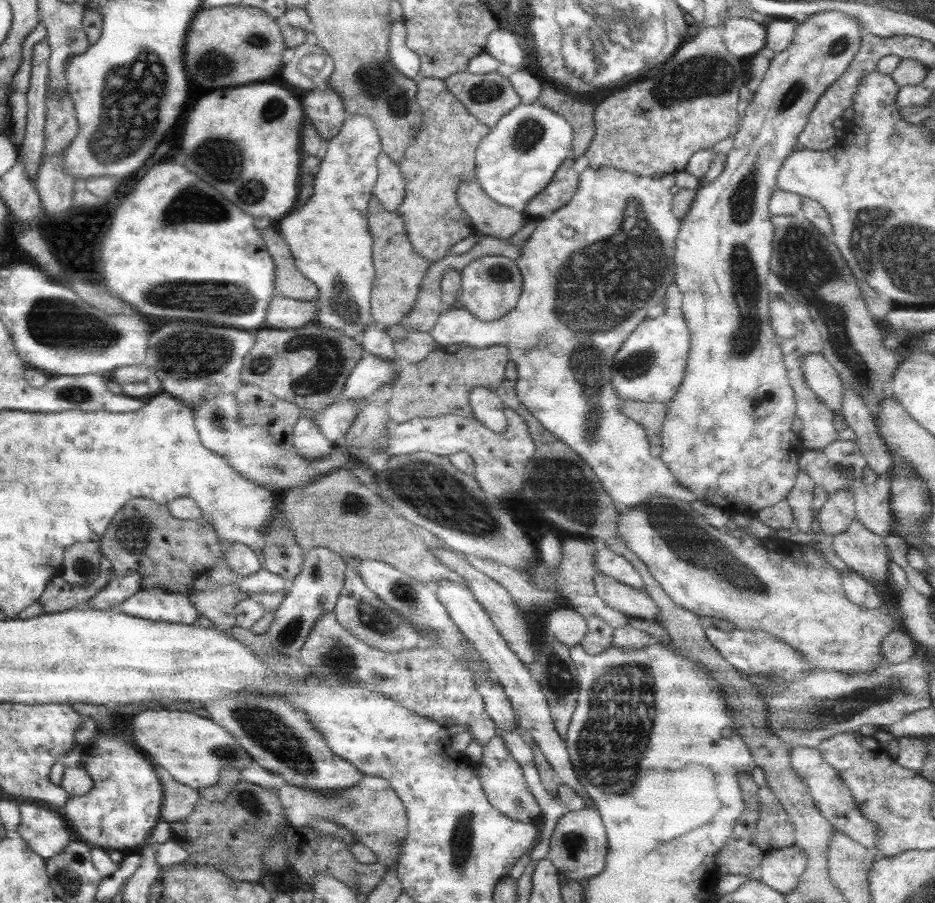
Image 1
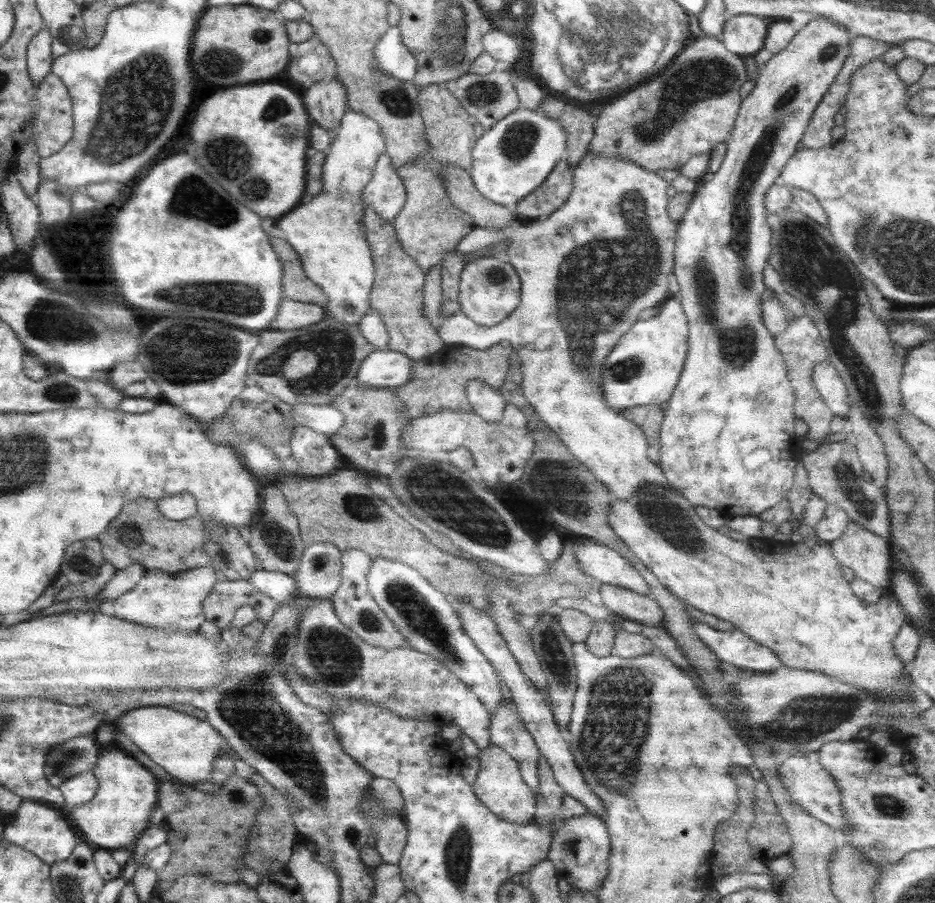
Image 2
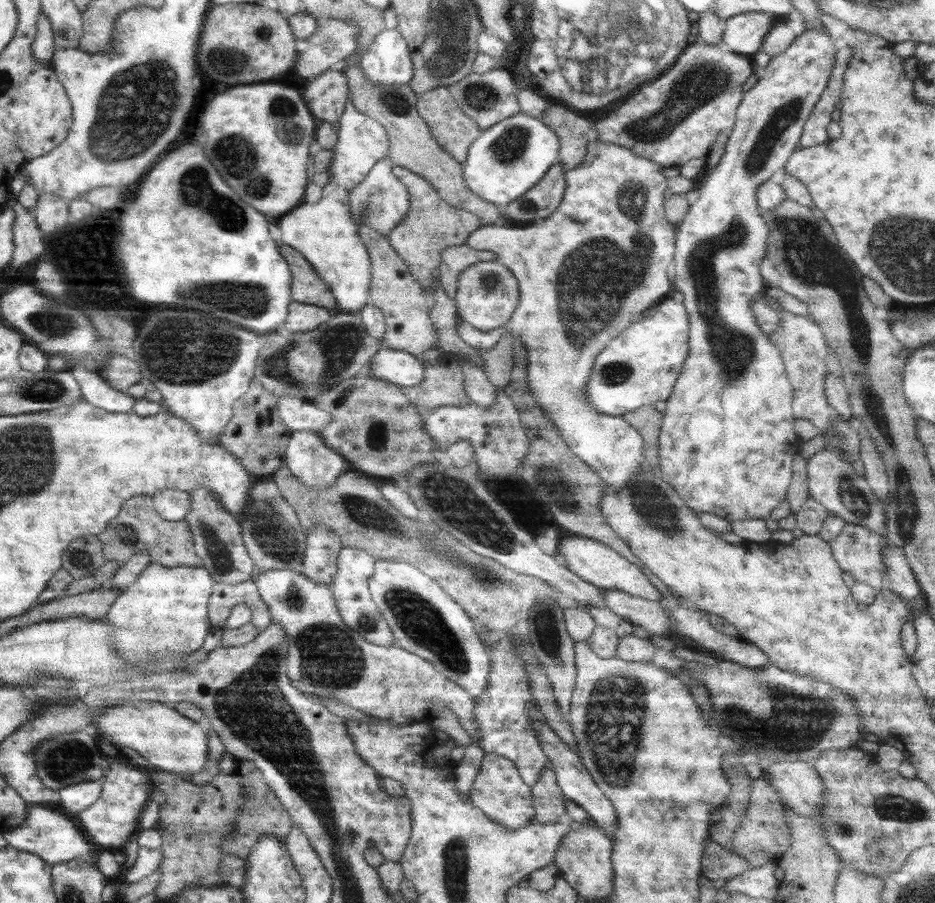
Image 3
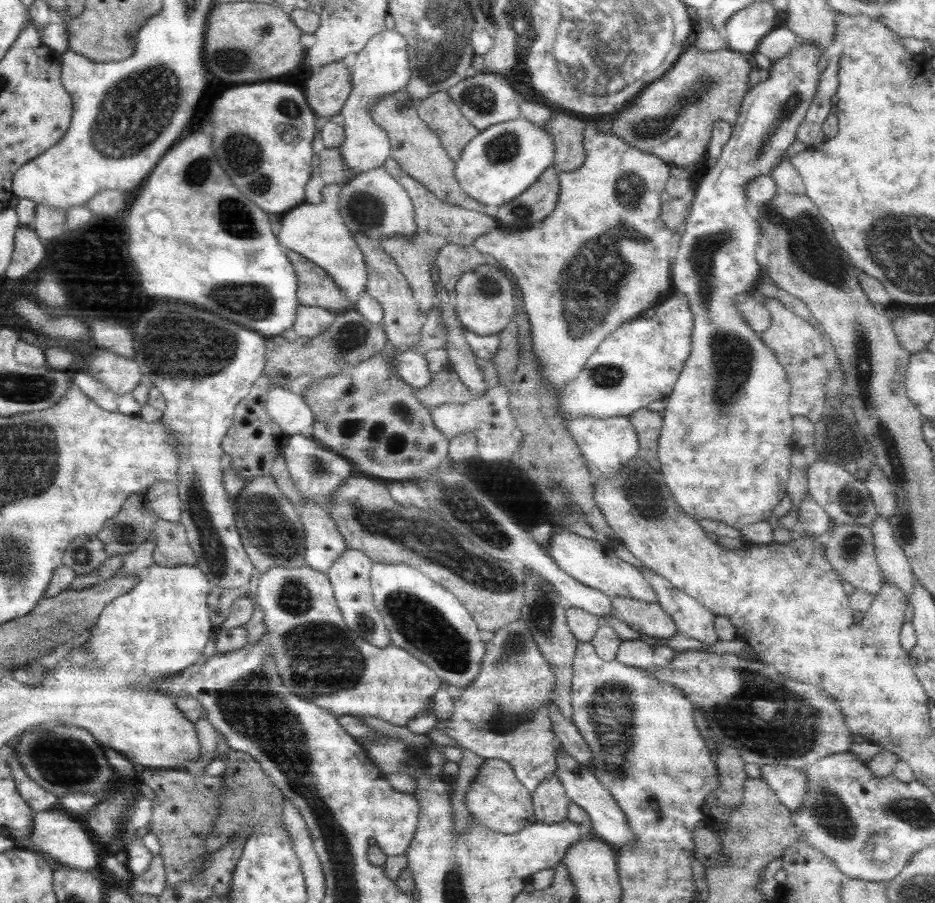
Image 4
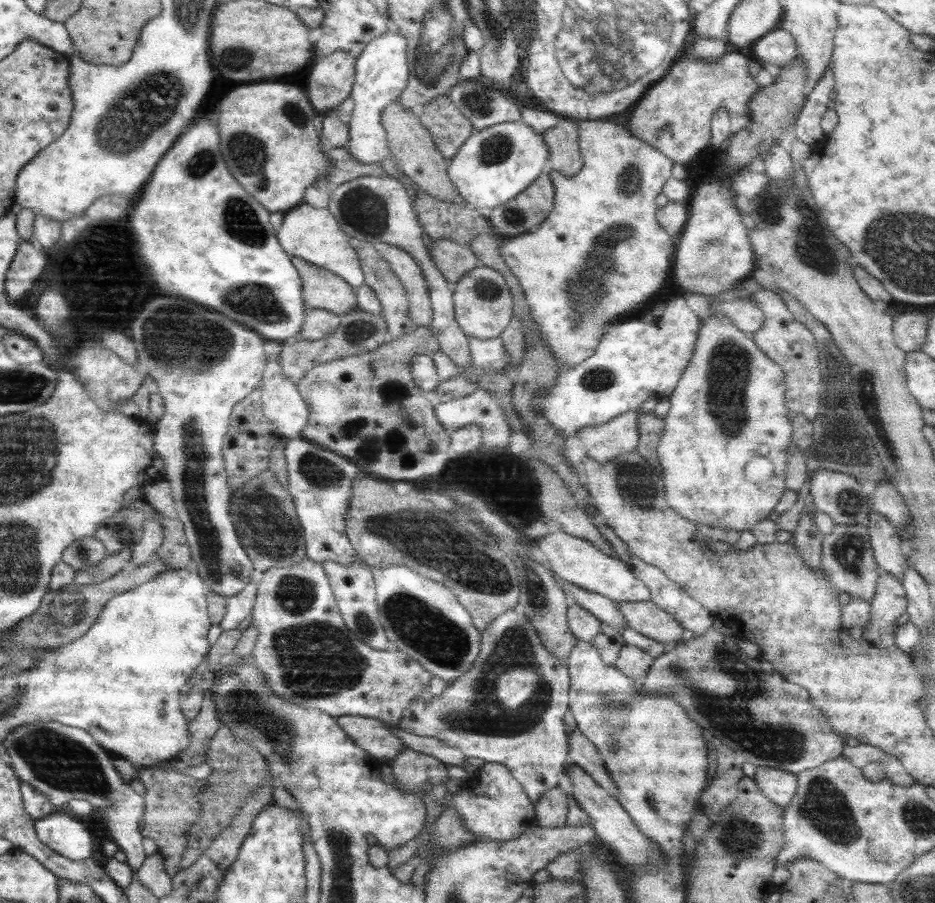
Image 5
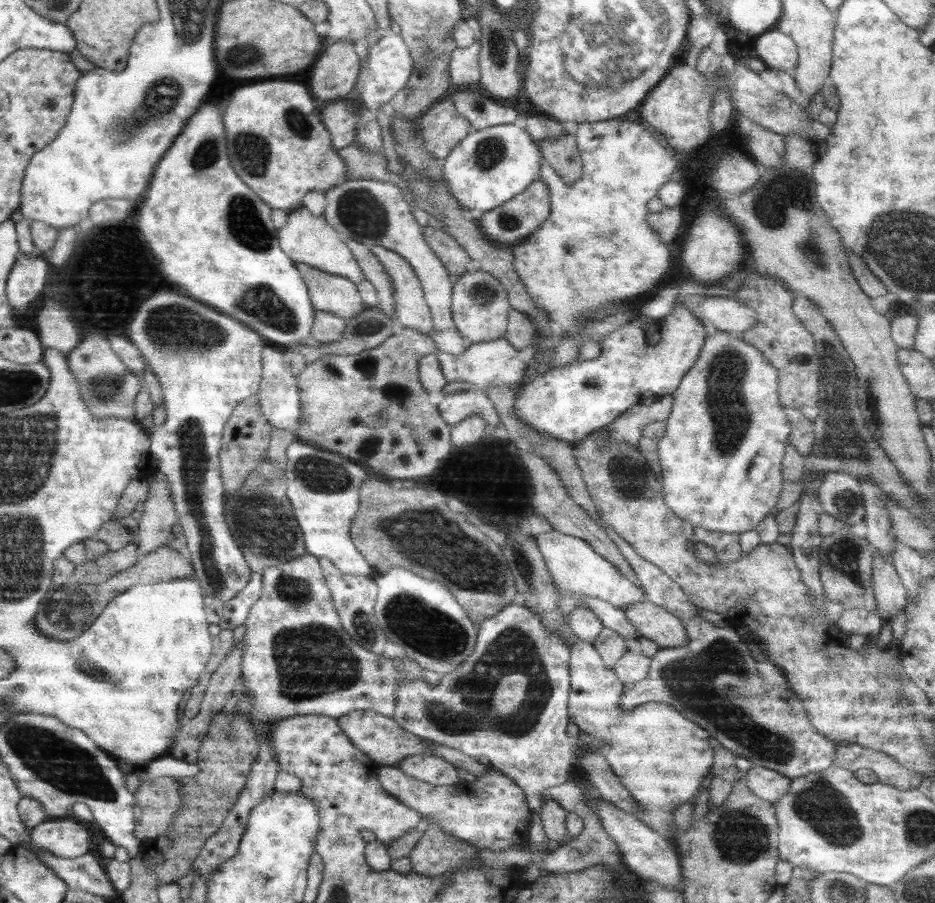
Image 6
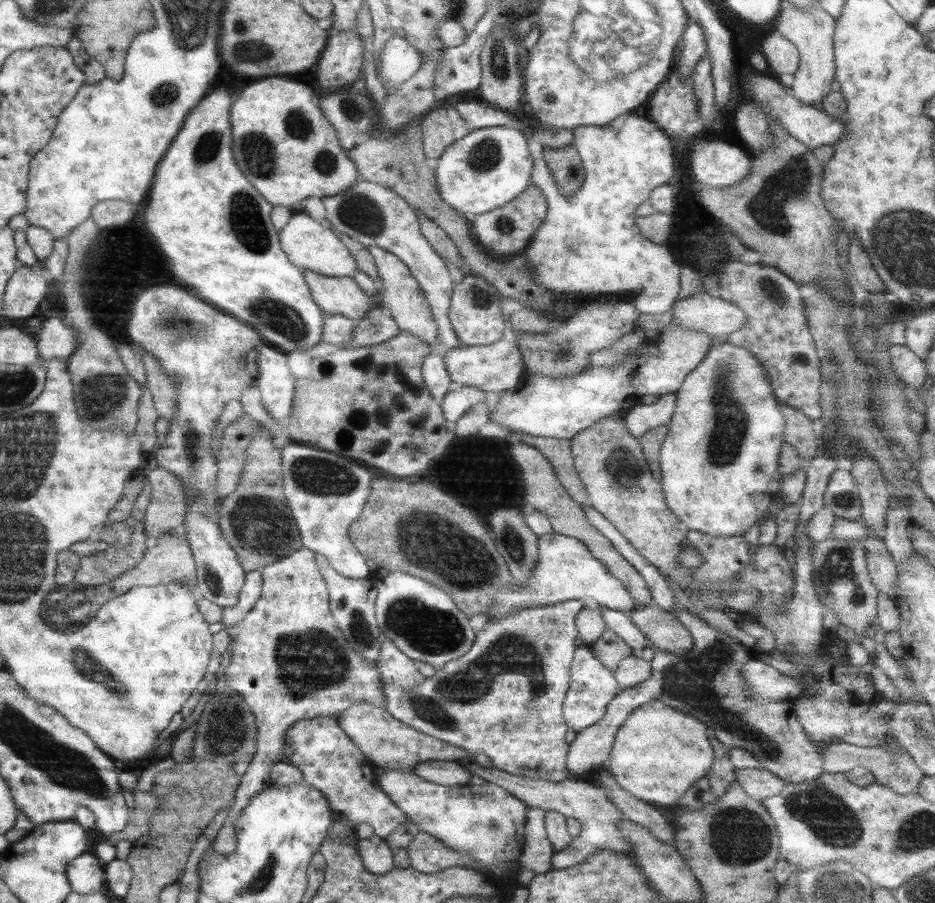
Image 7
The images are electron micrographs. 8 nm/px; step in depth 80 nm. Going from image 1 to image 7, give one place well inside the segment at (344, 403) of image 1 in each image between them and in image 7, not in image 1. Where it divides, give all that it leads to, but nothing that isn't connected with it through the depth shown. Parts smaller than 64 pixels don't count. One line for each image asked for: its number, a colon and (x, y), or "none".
2: (327, 419)
3: (298, 414)
4: (287, 409)
5: (282, 404)
6: (279, 401)
7: (277, 385)

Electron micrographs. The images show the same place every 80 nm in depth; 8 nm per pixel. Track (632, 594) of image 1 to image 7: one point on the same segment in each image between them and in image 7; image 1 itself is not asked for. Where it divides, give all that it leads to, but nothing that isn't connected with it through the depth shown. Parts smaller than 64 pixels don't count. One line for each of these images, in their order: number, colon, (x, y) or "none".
2: (643, 609)
3: (647, 614)
4: (649, 618)
5: (648, 618)
6: (657, 624)
7: (665, 632)

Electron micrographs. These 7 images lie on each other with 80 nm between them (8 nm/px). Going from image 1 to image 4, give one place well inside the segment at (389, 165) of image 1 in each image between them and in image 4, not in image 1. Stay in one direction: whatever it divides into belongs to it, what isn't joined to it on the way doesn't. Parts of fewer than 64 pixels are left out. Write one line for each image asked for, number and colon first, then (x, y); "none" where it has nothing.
2: (386, 194)
3: (381, 201)
4: (373, 203)

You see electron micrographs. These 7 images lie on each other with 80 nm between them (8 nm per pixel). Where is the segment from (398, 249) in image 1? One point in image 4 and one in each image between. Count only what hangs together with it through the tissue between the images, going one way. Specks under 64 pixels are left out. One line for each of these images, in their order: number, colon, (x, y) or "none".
2: (397, 295)
3: (393, 289)
4: (402, 323)

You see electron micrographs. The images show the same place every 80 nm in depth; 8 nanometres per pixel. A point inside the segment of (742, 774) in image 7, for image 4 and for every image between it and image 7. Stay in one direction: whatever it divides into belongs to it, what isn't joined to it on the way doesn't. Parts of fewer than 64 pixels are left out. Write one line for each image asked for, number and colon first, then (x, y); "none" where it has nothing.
4: (790, 786)
5: (779, 786)
6: (768, 785)

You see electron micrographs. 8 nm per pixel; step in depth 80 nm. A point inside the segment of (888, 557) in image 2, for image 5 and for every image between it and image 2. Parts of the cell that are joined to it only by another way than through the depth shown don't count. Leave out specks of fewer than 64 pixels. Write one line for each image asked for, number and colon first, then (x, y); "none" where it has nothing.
3: (859, 551)
4: (849, 548)
5: (848, 562)

